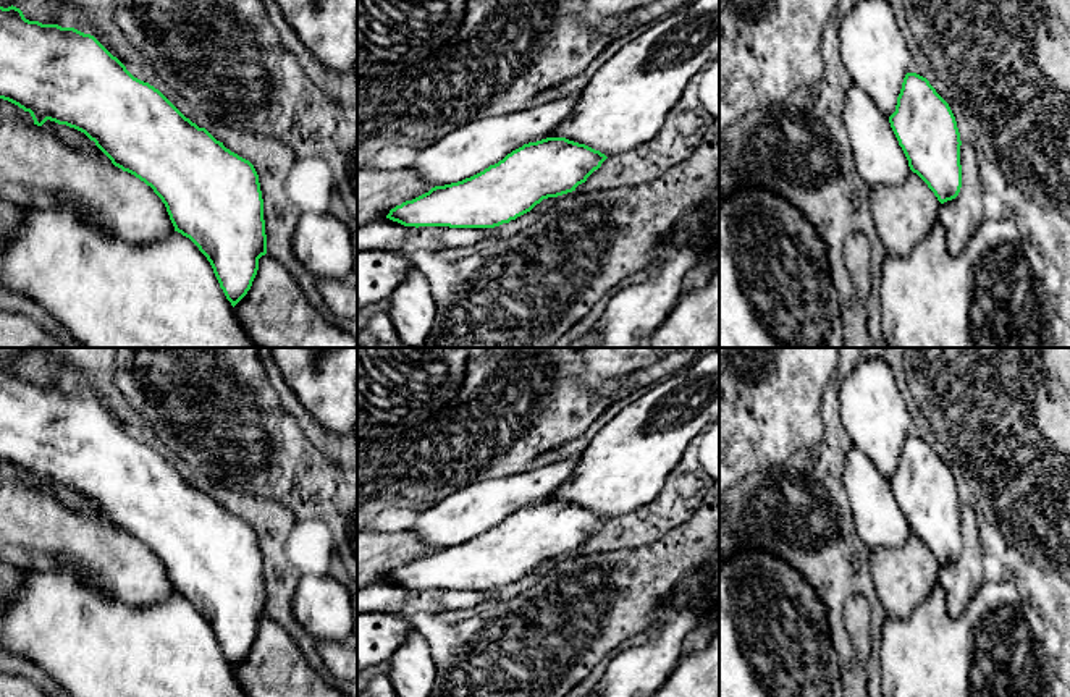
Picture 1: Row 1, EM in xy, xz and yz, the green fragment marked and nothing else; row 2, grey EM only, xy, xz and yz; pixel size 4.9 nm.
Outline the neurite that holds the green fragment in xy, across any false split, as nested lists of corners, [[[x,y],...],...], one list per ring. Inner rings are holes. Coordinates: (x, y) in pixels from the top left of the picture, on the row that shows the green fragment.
[[[13,5],[8,8],[0,6],[0,110],[3,113],[18,115],[24,120],[29,120],[37,126],[44,126],[68,147],[100,160],[108,160],[123,171],[128,171],[144,181],[165,204],[175,231],[189,238],[207,257],[220,283],[220,288],[223,289],[231,306],[234,307],[247,294],[259,270],[259,259],[267,254],[263,199],[259,175],[254,165],[226,149],[223,142],[217,141],[205,128],[199,128],[196,123],[186,118],[158,89],[134,78],[126,70],[126,66],[116,57],[113,57],[94,36],[84,34],[74,27],[29,21],[24,18],[23,11]]]

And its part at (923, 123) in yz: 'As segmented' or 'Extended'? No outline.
Extended

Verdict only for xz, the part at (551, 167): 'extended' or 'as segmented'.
extended

